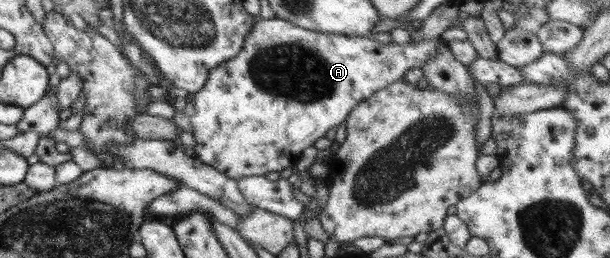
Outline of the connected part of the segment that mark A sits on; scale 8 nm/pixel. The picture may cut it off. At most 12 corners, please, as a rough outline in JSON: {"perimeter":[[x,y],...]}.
{"perimeter":[[254,23],[186,97],[195,158],[280,173],[442,37]]}

